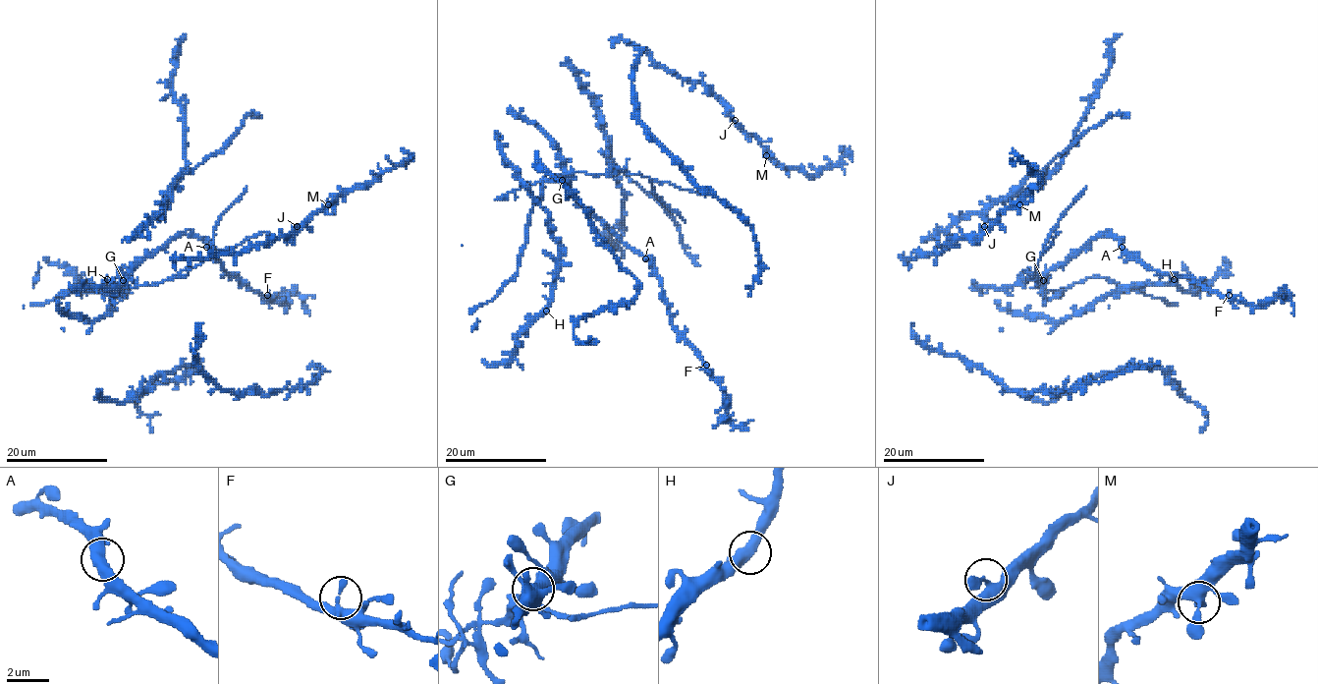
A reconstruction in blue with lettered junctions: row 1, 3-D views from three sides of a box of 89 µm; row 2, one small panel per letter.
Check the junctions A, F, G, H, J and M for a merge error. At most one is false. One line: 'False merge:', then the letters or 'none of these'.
False merge: G

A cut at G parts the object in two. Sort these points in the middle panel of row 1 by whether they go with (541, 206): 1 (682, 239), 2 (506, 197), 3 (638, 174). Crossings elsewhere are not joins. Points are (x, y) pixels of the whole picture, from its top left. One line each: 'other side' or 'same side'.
1: same side
2: other side
3: other side

